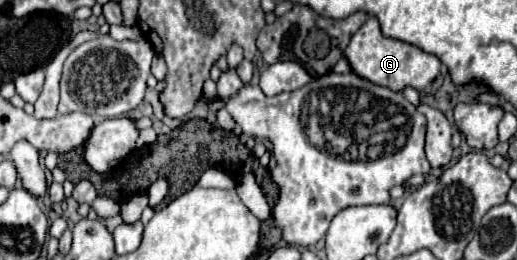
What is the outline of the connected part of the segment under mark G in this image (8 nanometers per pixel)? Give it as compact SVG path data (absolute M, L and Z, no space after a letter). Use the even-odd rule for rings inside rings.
M369 16L367 22L359 28L359 32L353 34L349 46L343 50L343 56L347 58L351 70L357 76L361 76L373 84L387 86L395 92L401 92L407 86L421 92L427 86L431 86L431 82L439 76L439 70L441 70L441 60L437 56L427 54L413 44L383 36L379 30L379 22L373 16Z

